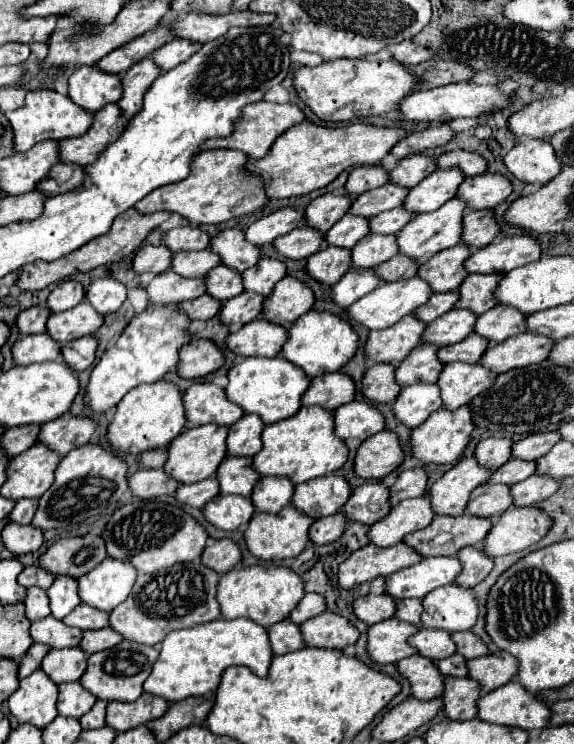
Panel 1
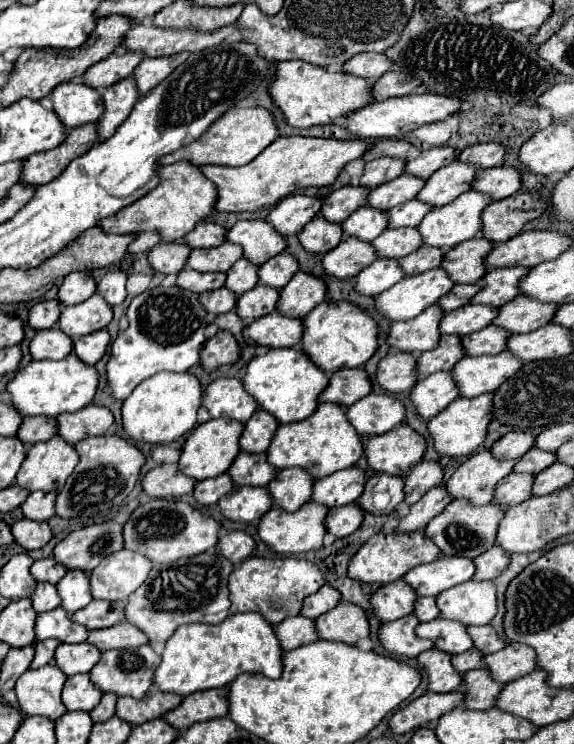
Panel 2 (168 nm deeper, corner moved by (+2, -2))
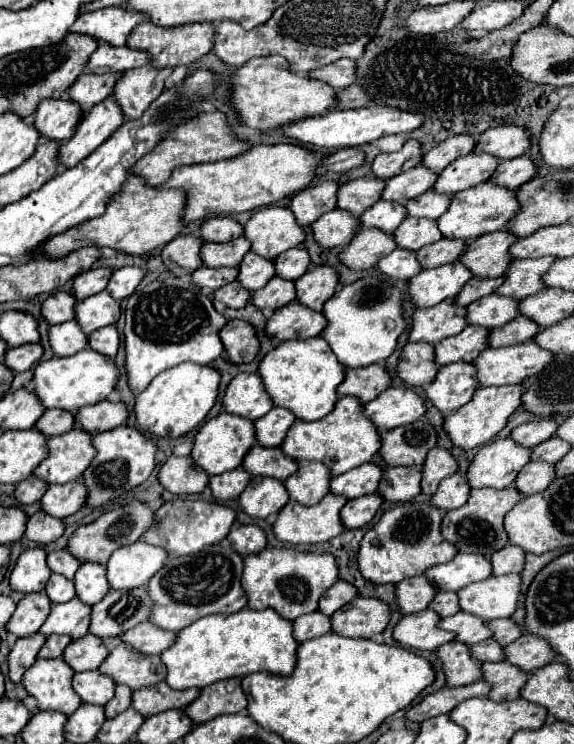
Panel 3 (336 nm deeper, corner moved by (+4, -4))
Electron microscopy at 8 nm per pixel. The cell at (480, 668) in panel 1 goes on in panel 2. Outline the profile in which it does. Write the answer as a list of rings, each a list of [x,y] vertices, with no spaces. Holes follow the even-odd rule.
[[[508,643],[504,649],[490,653],[484,659],[492,677],[500,683],[510,683],[532,673],[538,667],[536,651],[532,651],[532,647],[524,643]]]

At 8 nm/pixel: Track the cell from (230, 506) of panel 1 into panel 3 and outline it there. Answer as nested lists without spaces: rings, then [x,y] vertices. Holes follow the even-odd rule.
[[[262,477],[260,481],[248,485],[242,495],[238,497],[238,507],[254,517],[254,519],[266,519],[268,515],[274,515],[288,503],[288,493],[278,479]]]

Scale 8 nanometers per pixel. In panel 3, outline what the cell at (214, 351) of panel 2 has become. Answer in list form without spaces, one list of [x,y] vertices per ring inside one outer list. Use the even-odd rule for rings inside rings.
[[[232,319],[220,331],[224,351],[228,353],[230,363],[250,363],[258,355],[258,339],[250,323]]]

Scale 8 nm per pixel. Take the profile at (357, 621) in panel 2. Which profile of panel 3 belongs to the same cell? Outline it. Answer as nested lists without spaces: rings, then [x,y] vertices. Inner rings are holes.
[[[356,597],[344,607],[340,607],[332,617],[332,633],[354,639],[370,639],[376,633],[382,633],[388,625],[390,609],[378,599]]]

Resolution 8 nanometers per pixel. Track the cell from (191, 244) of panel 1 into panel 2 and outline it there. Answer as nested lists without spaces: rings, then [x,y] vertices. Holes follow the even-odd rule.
[[[200,221],[186,237],[184,243],[190,245],[192,249],[196,247],[214,247],[222,245],[226,241],[226,227],[210,221]]]

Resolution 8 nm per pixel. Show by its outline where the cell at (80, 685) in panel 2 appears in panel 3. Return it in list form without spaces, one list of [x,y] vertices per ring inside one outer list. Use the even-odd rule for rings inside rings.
[[[86,671],[86,673],[76,673],[72,679],[72,687],[76,695],[82,699],[82,703],[92,701],[110,701],[114,697],[114,681],[98,671]]]

